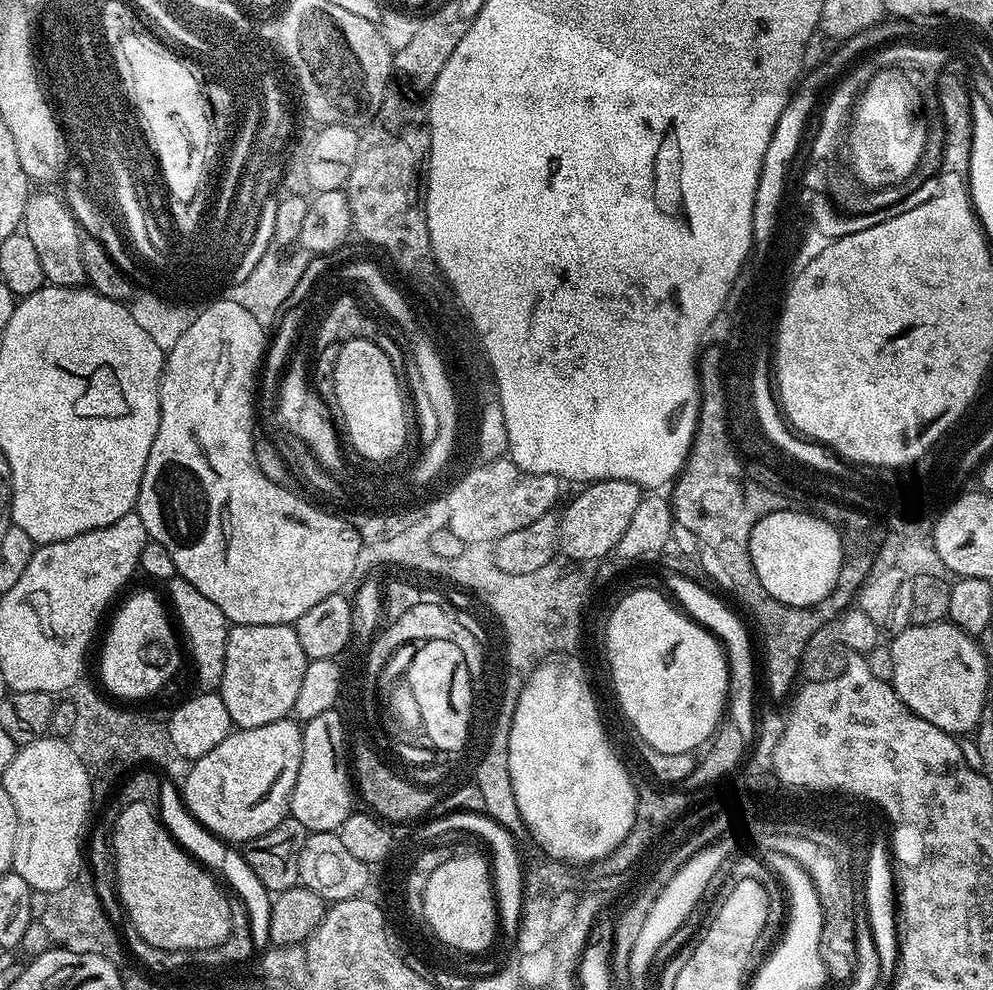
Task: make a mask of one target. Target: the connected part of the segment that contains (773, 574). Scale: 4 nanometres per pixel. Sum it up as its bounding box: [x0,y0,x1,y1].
[748,511,844,608]

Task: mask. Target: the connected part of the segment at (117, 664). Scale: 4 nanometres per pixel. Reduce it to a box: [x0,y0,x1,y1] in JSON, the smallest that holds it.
[100,592,182,700]

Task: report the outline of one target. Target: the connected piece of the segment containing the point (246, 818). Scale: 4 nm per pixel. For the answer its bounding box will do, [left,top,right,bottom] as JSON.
[182,718,304,842]

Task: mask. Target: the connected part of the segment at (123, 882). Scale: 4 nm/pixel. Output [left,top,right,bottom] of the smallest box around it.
[111,802,233,951]

